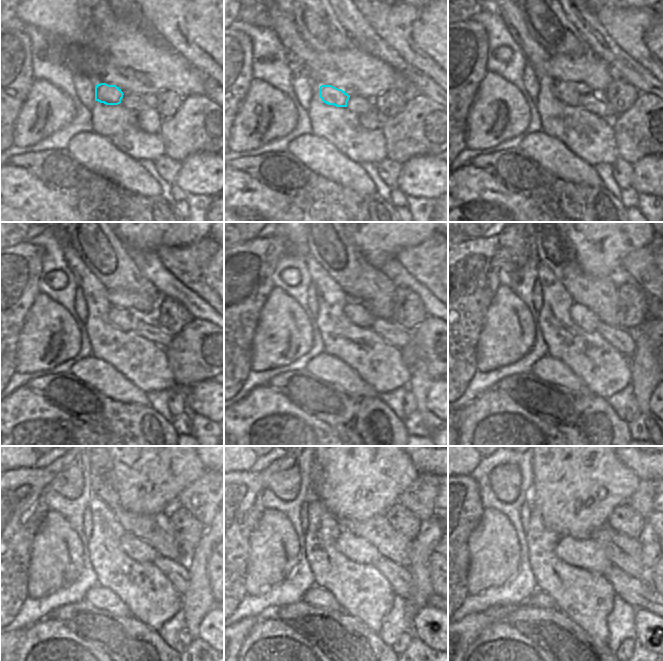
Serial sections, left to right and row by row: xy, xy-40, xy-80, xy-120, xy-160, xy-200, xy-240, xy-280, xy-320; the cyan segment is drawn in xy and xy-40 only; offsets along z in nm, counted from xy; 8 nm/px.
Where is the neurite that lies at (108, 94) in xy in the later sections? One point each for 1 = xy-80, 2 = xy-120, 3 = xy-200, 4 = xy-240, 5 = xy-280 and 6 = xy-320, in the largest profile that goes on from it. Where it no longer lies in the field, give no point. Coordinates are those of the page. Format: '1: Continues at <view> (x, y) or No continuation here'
1: Continues at xy-80 (569, 93)
2: Continues at xy-120 (124, 319)
3: Continues at xy-200 (583, 317)
4: Continues at xy-240 (135, 548)
5: Continues at xy-280 (357, 549)
6: Continues at xy-320 (584, 553).

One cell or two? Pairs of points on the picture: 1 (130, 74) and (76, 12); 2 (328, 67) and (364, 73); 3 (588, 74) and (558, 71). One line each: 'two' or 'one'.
1: one
2: one
3: one

